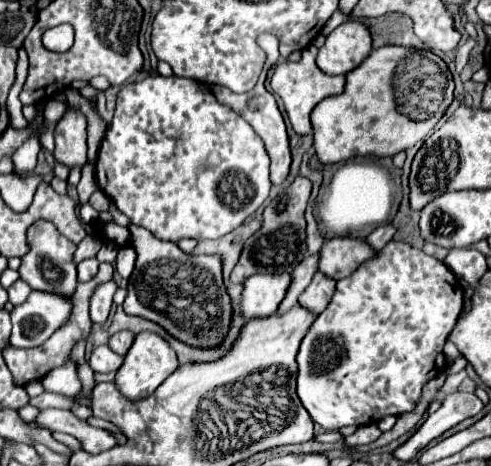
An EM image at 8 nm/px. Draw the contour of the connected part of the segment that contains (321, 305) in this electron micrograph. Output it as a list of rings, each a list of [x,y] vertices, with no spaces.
[[[316,272],[316,276],[312,278],[312,284],[298,298],[298,304],[302,308],[308,308],[308,312],[312,314],[320,314],[328,306],[334,294],[334,288],[336,288],[336,280],[326,278],[320,272]]]

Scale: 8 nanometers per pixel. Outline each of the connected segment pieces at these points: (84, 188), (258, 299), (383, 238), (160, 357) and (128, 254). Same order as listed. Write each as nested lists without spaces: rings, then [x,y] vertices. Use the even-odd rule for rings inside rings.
[[[86,162],[86,164],[82,166],[82,178],[80,178],[80,184],[78,184],[78,208],[80,208],[84,202],[88,202],[90,196],[92,196],[96,190],[98,190],[98,184],[96,184],[96,180],[94,180],[94,164],[92,164],[92,162]]]
[[[254,274],[244,282],[240,312],[242,318],[264,318],[276,312],[286,290],[290,274]]]
[[[384,224],[384,226],[378,226],[370,236],[366,236],[366,242],[372,246],[372,250],[376,250],[376,252],[380,252],[390,240],[392,240],[392,236],[394,236],[394,228],[390,226],[390,224]]]
[[[140,332],[128,350],[124,364],[116,372],[116,386],[128,400],[144,400],[178,368],[178,358],[172,346],[156,332]]]
[[[120,248],[118,258],[116,258],[116,270],[122,278],[130,278],[132,270],[134,270],[134,262],[136,262],[136,250],[134,248]]]

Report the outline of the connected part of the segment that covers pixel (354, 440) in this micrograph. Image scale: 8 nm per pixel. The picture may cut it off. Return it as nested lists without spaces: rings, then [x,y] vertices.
[[[370,424],[370,426],[362,426],[362,428],[358,428],[352,436],[346,436],[344,438],[344,442],[346,442],[346,446],[353,447],[357,445],[366,445],[370,444],[370,442],[374,442],[376,438],[380,438],[380,428],[376,426],[376,424]]]

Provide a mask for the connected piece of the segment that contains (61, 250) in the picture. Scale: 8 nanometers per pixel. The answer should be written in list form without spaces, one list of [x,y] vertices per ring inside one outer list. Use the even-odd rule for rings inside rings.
[[[40,220],[28,228],[28,252],[22,258],[20,264],[20,278],[28,282],[34,290],[46,290],[56,294],[74,294],[76,288],[76,266],[72,262],[72,254],[76,246],[64,238],[52,222]]]

